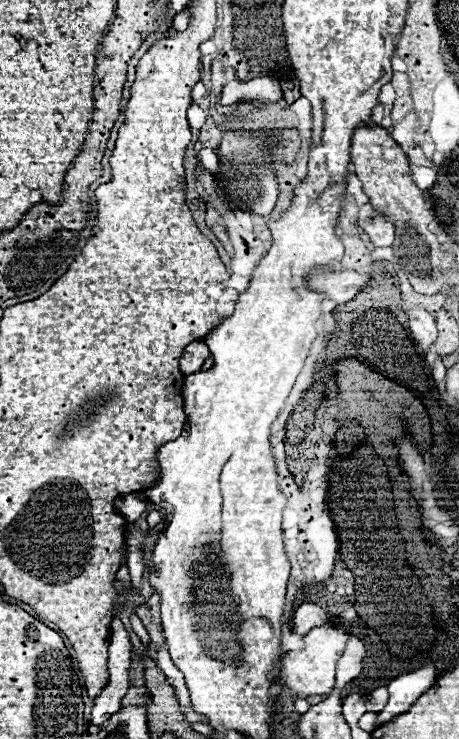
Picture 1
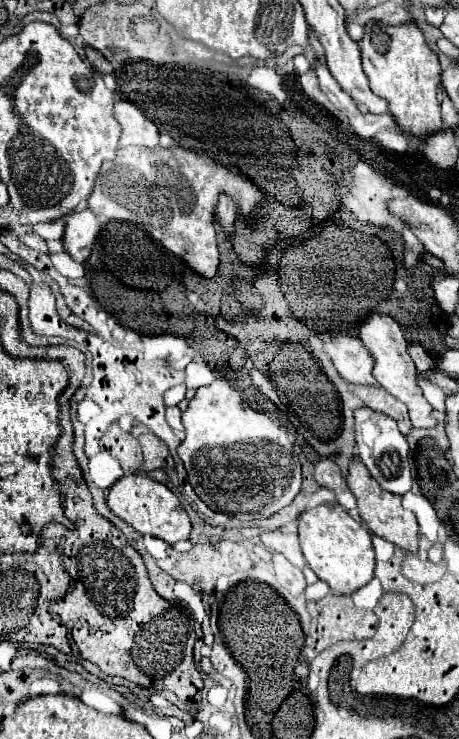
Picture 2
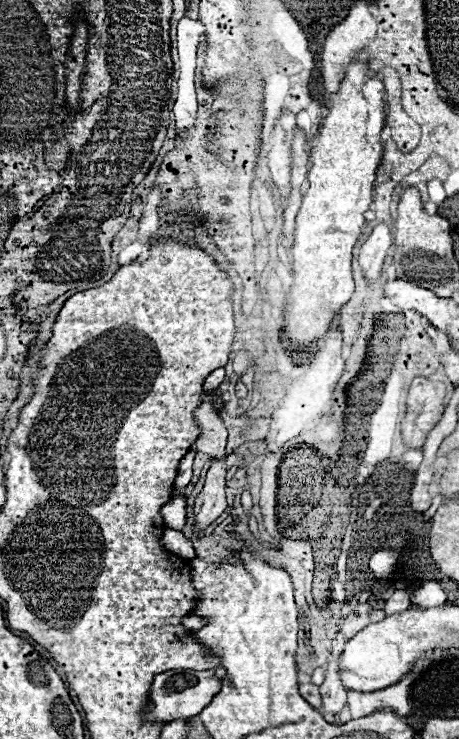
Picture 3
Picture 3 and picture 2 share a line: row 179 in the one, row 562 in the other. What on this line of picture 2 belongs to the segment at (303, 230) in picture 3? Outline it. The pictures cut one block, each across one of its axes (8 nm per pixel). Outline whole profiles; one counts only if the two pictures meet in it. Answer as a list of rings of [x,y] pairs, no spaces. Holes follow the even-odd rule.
[[[322,504],[306,510],[298,522],[300,546],[306,562],[314,574],[328,582],[338,594],[352,594],[374,576],[374,548],[372,534],[360,522],[356,522],[340,504]]]

